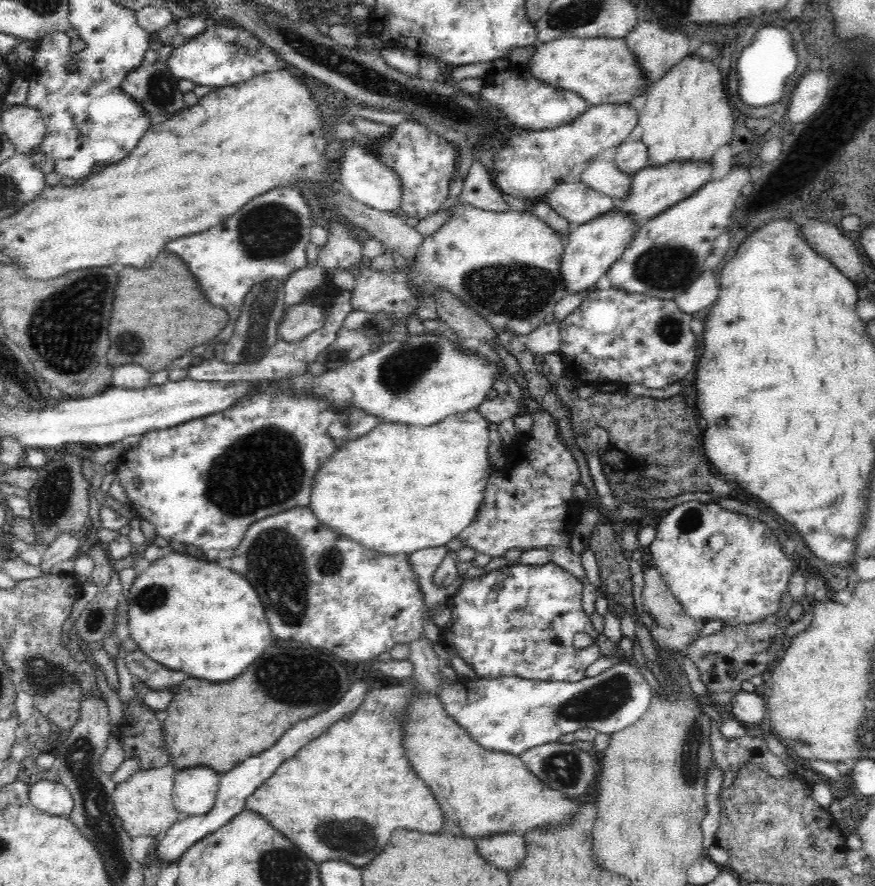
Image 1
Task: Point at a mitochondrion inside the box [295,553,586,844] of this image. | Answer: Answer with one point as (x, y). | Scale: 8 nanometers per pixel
(393, 715)

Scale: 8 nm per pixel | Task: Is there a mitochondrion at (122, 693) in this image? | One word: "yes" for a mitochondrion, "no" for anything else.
no

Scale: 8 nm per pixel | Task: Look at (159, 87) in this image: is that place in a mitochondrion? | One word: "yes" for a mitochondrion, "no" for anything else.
yes

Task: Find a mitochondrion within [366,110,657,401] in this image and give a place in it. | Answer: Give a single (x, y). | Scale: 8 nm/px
(519, 292)

